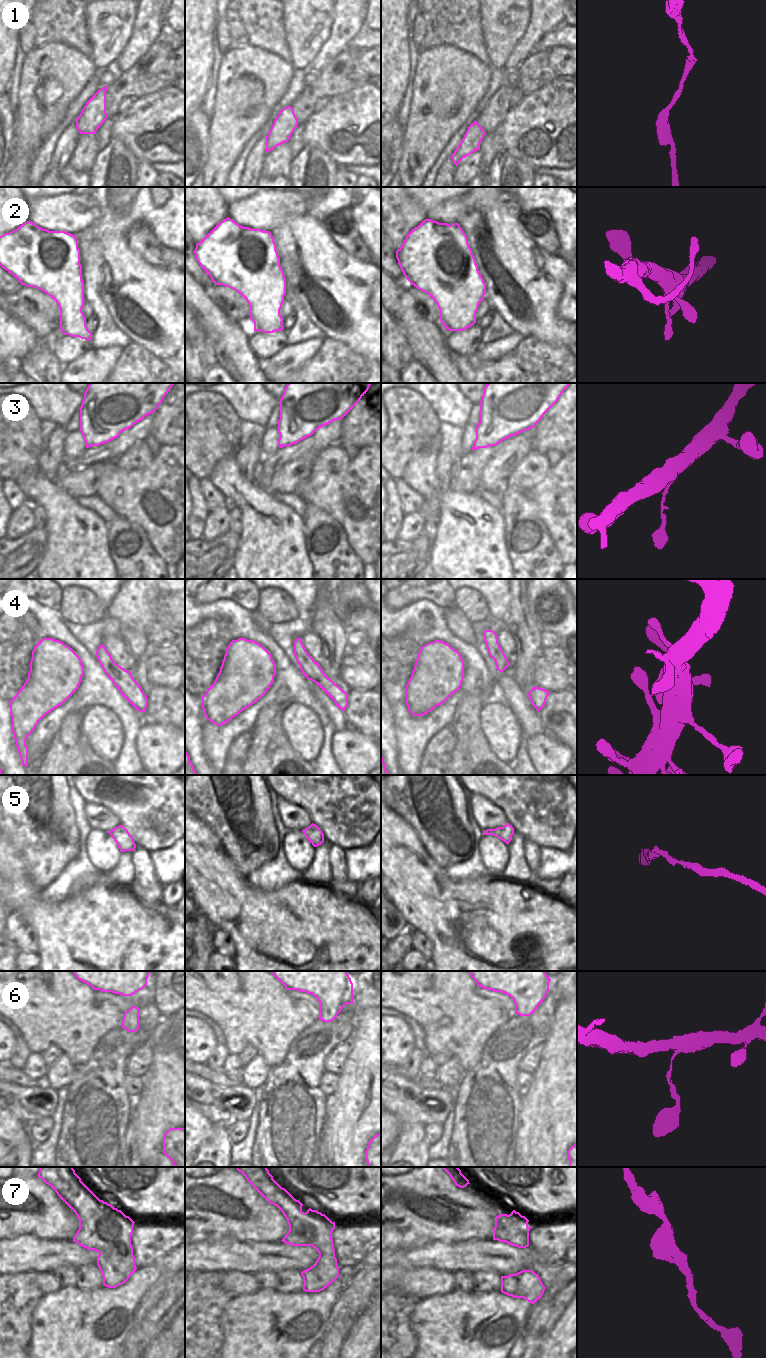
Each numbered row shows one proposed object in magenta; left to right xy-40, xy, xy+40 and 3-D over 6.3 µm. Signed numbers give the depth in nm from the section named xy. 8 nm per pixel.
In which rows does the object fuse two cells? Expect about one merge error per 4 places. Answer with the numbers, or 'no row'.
no row

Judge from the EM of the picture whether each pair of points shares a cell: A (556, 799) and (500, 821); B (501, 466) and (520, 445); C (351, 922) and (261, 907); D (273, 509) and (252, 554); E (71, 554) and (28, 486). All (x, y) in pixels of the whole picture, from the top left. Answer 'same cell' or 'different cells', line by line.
A: different cells
B: same cell
C: same cell
D: same cell
E: same cell

